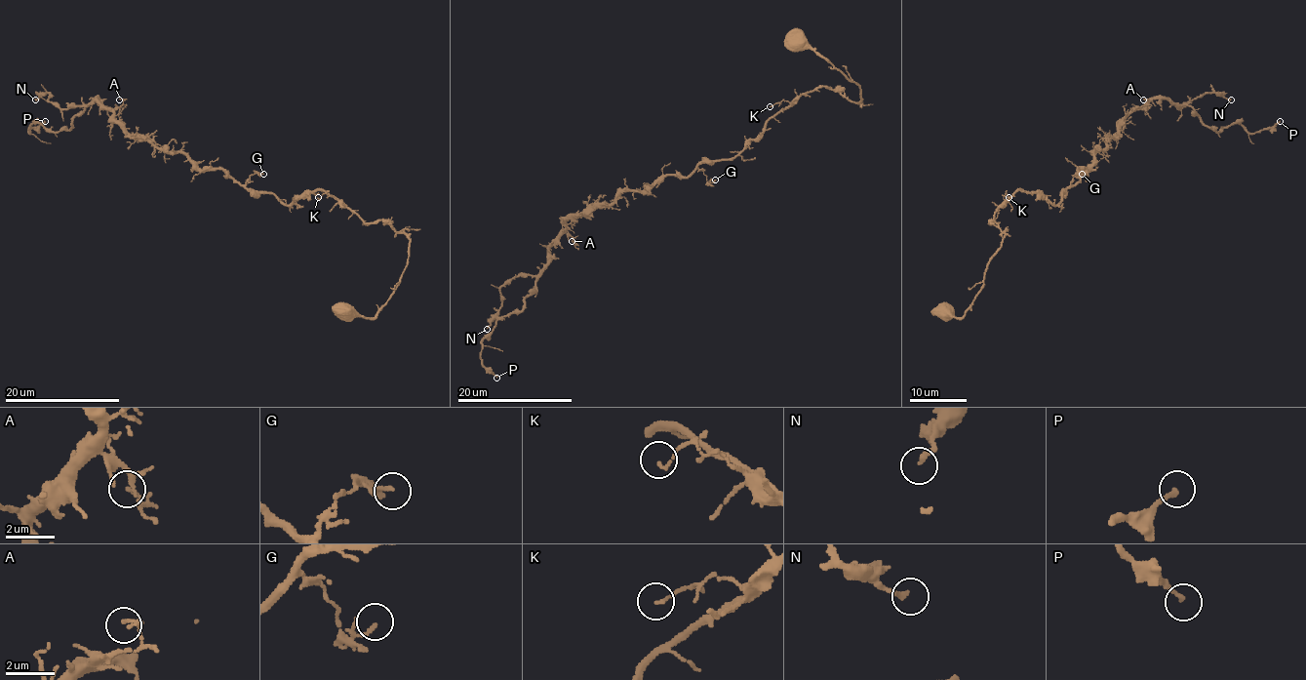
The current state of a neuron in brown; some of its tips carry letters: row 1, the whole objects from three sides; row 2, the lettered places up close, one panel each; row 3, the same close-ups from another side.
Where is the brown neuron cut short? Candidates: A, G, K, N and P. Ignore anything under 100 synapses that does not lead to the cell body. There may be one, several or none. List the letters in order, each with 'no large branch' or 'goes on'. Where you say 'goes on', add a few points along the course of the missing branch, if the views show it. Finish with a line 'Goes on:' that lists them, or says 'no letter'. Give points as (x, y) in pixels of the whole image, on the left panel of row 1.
A: no large branch
G: no large branch
K: no large branch
N: no large branch
P: no large branch
Goes on: no letter

